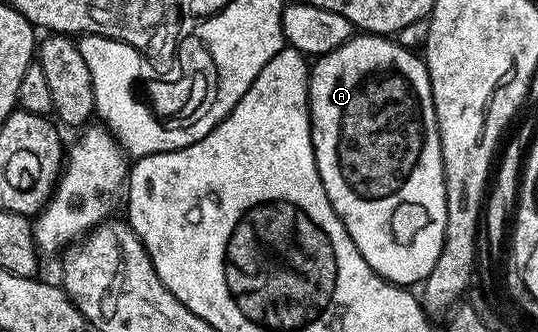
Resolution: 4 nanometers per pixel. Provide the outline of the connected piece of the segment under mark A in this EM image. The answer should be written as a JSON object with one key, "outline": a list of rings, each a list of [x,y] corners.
{"outline":[[[355,34],[351,40],[344,42],[344,46],[317,57],[310,68],[310,137],[320,182],[324,182],[328,202],[332,202],[332,210],[336,210],[340,222],[344,222],[344,226],[348,230],[356,250],[360,250],[364,262],[368,262],[368,266],[372,266],[372,270],[376,274],[380,274],[383,280],[390,280],[394,284],[403,286],[421,285],[425,281],[426,275],[432,270],[432,266],[436,266],[436,262],[440,258],[448,218],[444,162],[440,150],[440,130],[436,118],[436,106],[432,98],[430,71],[426,68],[425,59],[417,51],[400,46],[397,39],[377,34]]]}

